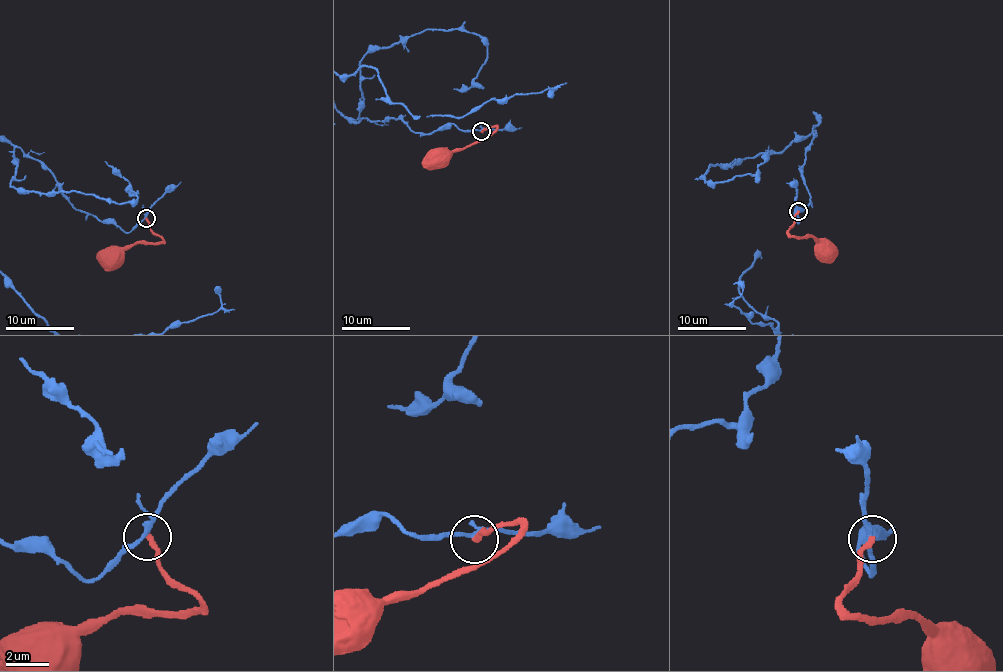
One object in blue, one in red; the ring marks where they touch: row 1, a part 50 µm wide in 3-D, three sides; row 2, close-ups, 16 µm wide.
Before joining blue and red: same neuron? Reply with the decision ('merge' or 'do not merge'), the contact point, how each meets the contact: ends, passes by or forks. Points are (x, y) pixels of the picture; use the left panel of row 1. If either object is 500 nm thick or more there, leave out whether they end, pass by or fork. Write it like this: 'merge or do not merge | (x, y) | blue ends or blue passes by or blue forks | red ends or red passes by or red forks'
do not merge | (146, 218) | blue passes by | red ends

